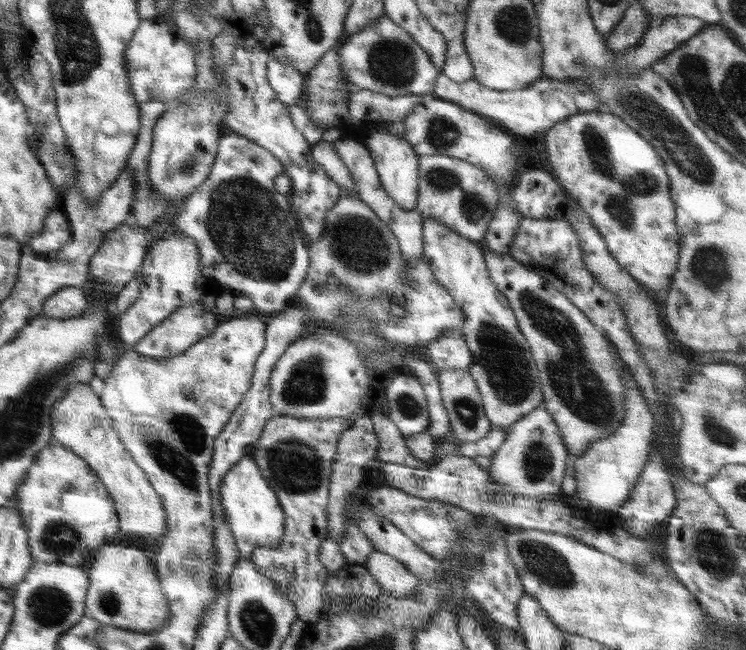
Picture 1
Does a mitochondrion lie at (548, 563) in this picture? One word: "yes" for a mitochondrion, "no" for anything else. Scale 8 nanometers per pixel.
yes

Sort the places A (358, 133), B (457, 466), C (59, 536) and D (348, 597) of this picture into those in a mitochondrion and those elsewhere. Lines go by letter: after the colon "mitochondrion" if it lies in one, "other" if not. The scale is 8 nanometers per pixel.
A: other
B: other
C: mitochondrion
D: other

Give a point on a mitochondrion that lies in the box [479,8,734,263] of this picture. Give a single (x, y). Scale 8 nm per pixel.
(683, 150)

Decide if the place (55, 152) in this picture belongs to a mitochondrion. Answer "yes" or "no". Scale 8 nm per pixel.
yes

